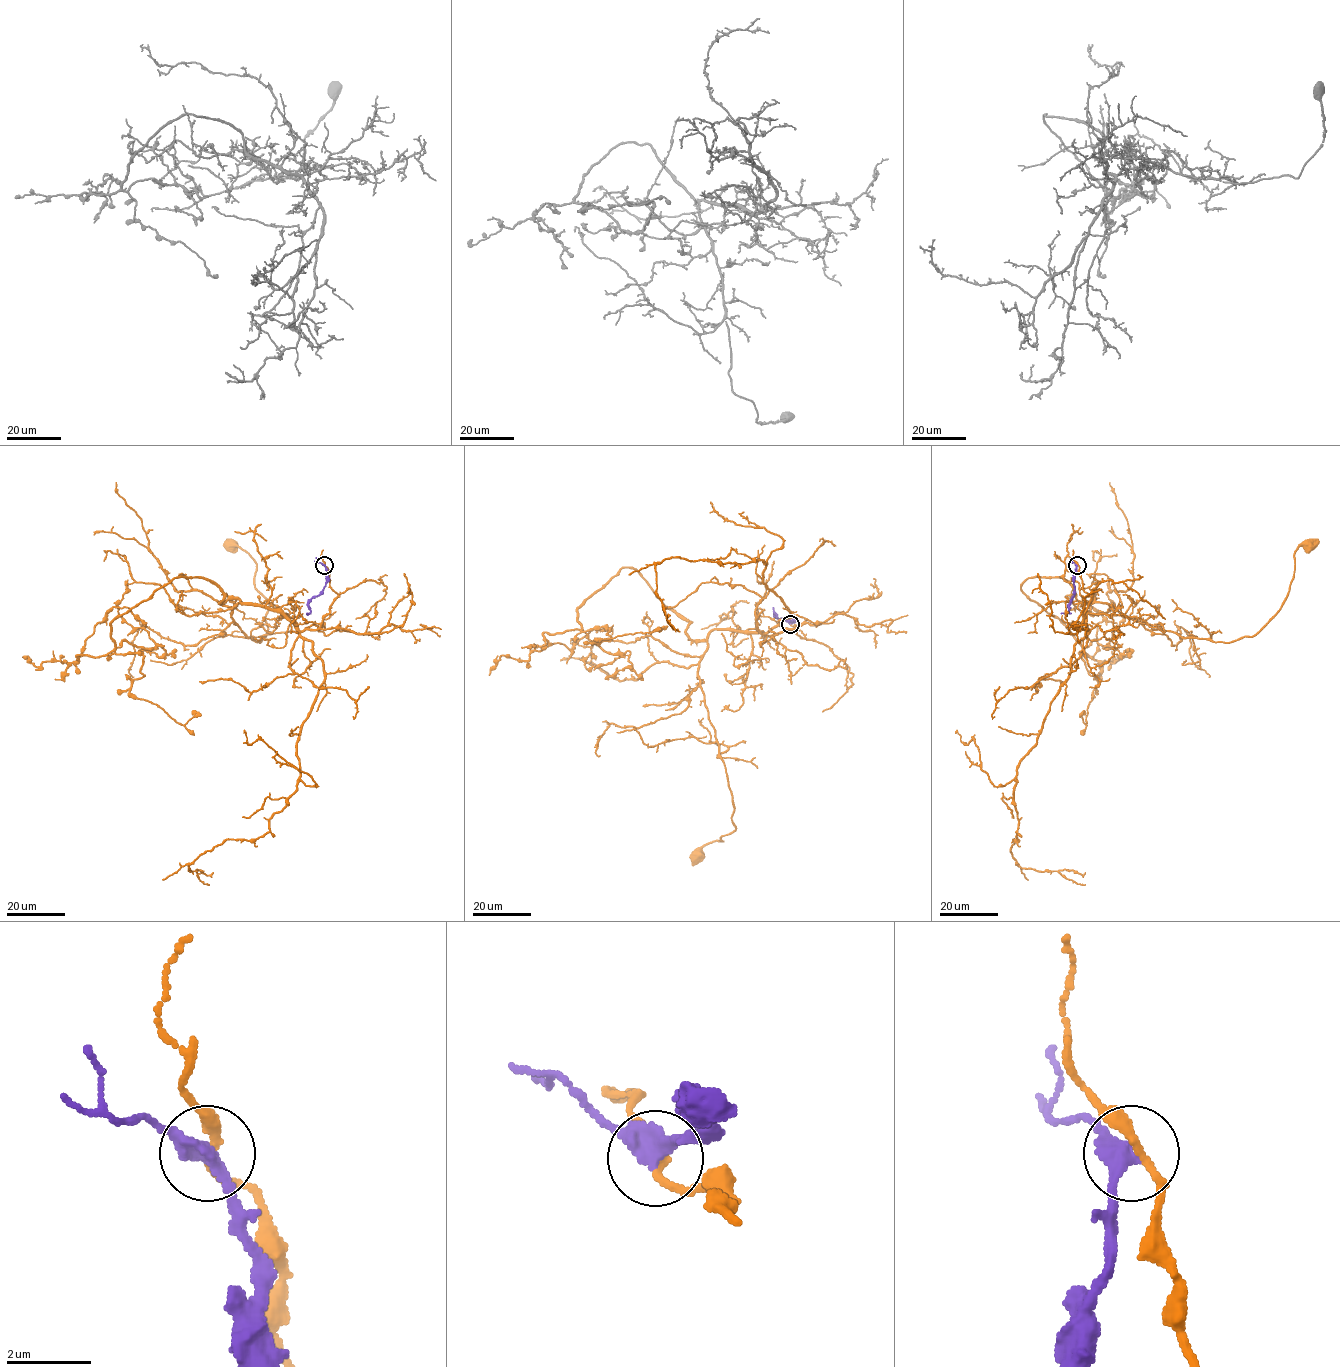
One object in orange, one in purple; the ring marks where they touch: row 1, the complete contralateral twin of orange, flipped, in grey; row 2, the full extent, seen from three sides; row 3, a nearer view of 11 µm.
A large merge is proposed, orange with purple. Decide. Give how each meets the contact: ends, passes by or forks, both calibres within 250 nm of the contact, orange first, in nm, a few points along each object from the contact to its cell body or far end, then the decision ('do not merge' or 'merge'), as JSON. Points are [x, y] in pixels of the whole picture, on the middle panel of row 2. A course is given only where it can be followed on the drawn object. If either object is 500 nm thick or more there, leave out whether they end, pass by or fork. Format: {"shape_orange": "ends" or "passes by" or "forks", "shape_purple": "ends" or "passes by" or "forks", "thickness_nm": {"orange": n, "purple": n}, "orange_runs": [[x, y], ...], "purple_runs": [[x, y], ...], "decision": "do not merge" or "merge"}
{"shape_orange": "passes by", "shape_purple": "passes by", "thickness_nm": {"orange": 220, "purple": 360}, "orange_runs": [[790, 624], [804, 637], [787, 629], [766, 635], [712, 630], [707, 638], [698, 678], [735, 829], [698, 855]], "purple_runs": [[790, 624], [793, 620], [776, 617], [773, 607]], "decision": "do not merge"}

